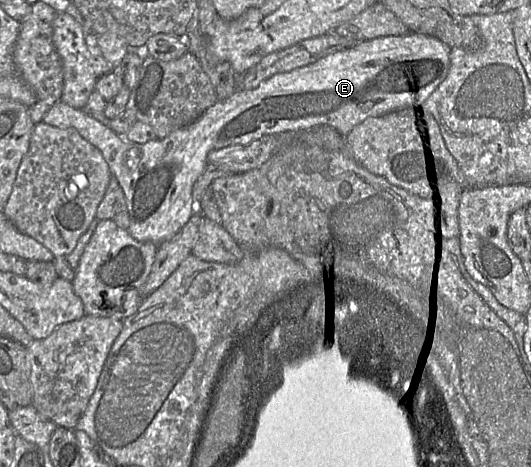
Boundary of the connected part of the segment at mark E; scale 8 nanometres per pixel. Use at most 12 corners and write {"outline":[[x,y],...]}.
{"outline":[[359,42],[144,144],[62,100],[42,122],[100,150],[128,232],[158,246],[197,210],[213,150],[422,107],[451,48]]}

